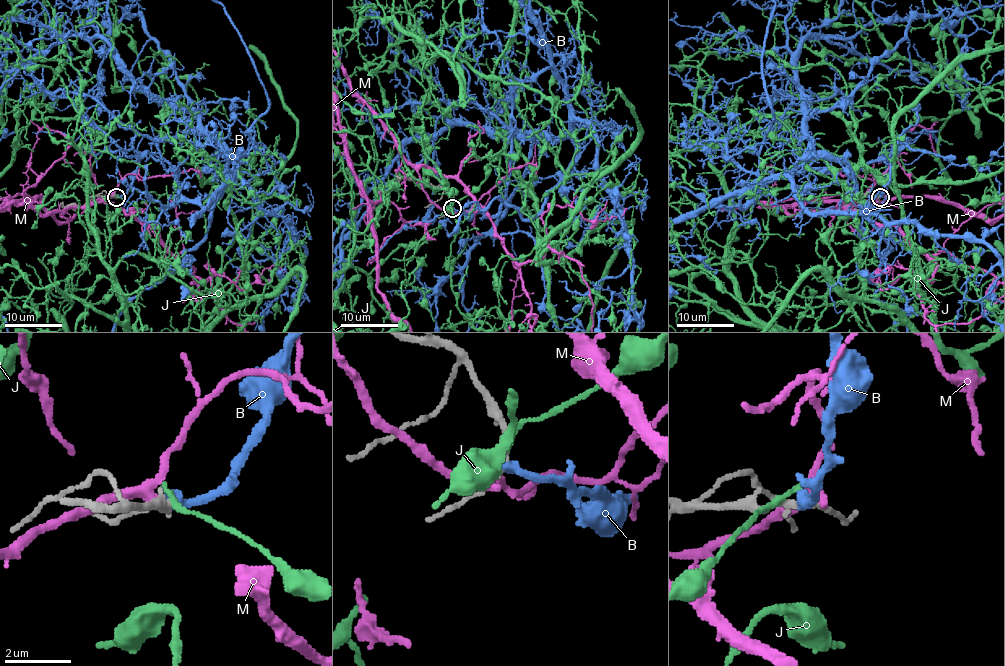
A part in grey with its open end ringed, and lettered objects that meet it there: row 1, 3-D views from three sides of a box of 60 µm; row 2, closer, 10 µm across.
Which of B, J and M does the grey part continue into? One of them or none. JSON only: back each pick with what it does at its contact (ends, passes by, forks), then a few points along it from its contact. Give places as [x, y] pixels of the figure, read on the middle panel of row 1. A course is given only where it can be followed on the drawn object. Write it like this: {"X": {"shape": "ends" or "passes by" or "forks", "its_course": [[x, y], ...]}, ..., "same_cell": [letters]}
{"B": {"shape": "ends"}, "same_cell": ["B"]}

